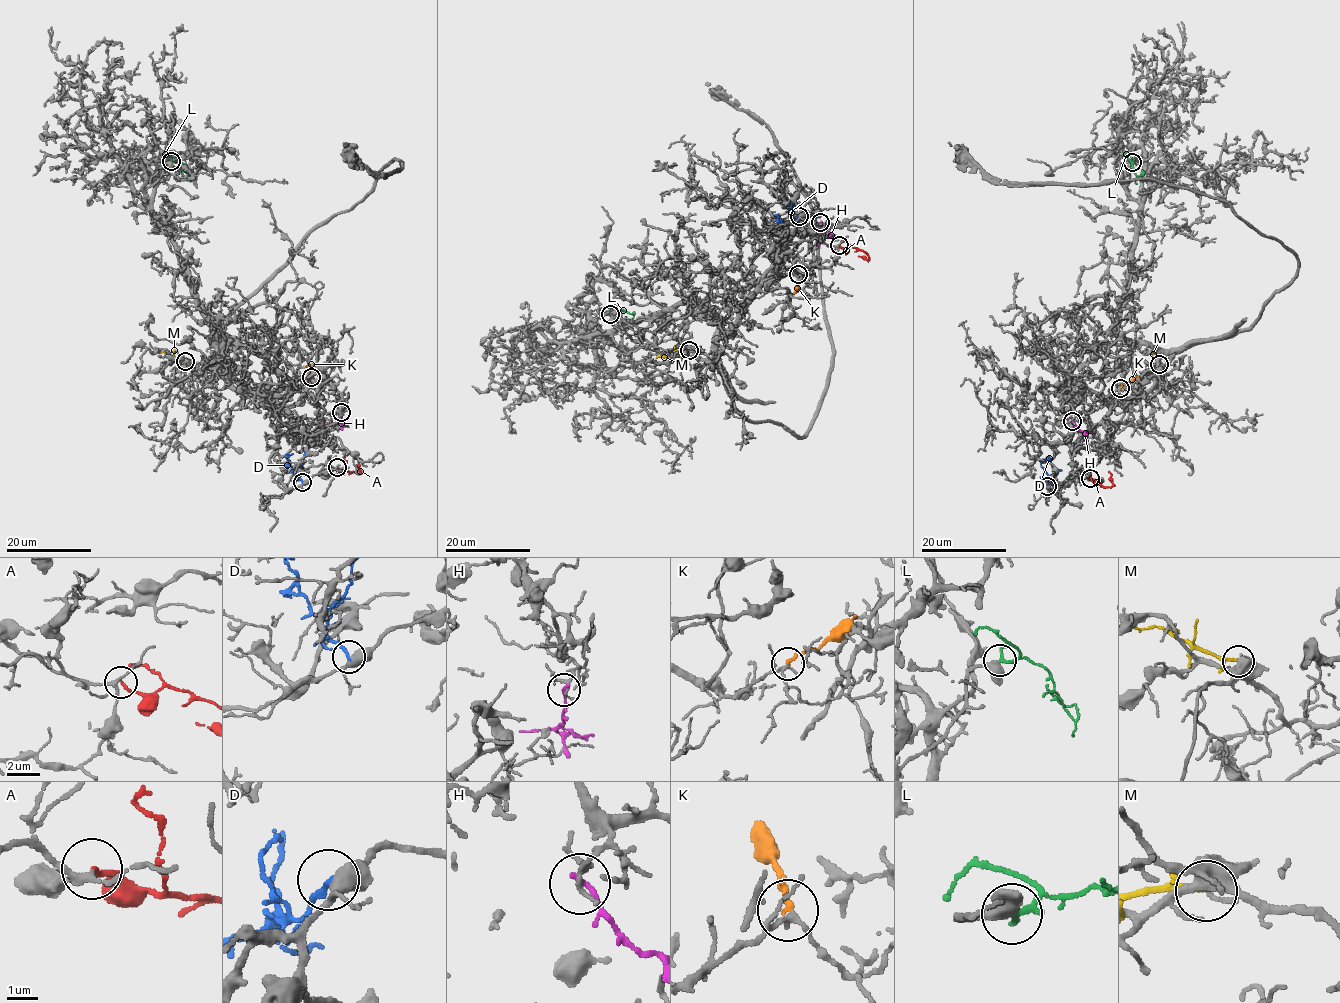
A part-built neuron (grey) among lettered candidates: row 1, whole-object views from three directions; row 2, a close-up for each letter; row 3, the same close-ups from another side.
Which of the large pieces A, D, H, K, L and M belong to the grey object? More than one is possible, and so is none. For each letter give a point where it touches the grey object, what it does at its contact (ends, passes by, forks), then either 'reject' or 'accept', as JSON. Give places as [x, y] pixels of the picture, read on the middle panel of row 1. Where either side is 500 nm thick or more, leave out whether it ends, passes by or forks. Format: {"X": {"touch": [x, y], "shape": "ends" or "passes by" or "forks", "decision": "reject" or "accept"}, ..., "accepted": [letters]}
{"A": {"touch": [839, 245], "shape": "ends", "decision": "accept"}, "D": {"touch": [799, 216], "shape": "ends", "decision": "reject"}, "H": {"touch": [820, 222], "shape": "ends", "decision": "reject"}, "K": {"touch": [798, 274], "shape": "ends", "decision": "reject"}, "L": {"touch": [610, 314], "shape": "ends", "decision": "accept"}, "M": {"touch": [689, 350], "shape": "ends", "decision": "reject"}, "accepted": ["A", "L"]}

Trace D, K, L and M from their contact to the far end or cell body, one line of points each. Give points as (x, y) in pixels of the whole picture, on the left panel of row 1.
D: (303, 482), (297, 474), (305, 452)
K: (311, 377), (309, 367), (315, 363)
L: (171, 162), (183, 164), (191, 176), (184, 167)
M: (185, 360), (165, 352), (152, 351)

